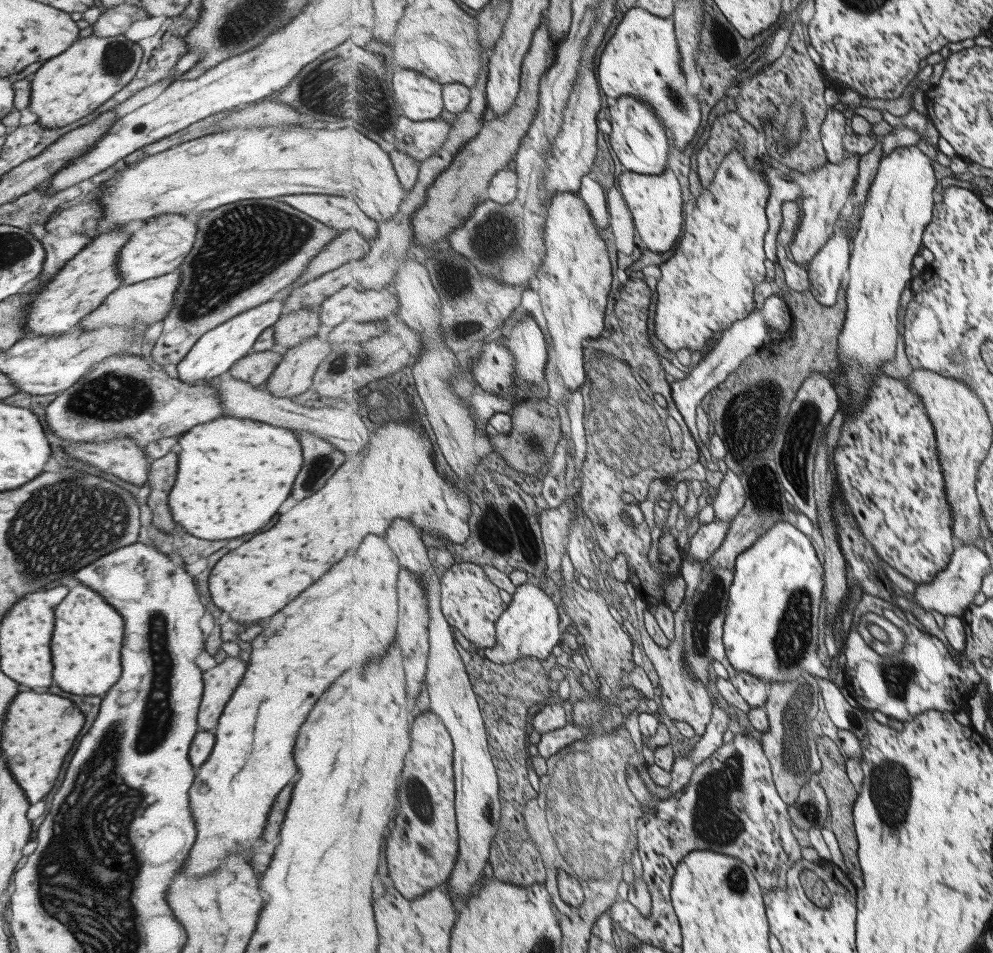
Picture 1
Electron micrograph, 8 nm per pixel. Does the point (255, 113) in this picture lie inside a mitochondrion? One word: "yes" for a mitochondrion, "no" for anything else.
no

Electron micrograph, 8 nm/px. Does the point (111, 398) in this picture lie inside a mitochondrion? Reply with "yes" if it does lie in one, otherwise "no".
yes

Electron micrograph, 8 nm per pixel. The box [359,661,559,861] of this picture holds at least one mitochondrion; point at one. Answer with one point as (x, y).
(420, 802)

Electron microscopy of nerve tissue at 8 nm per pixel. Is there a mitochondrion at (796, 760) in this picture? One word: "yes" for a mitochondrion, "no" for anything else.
yes

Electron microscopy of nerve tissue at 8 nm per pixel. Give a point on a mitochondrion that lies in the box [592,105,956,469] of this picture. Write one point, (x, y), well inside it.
(749, 420)

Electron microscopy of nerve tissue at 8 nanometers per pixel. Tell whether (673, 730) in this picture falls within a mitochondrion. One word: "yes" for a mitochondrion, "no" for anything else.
no

